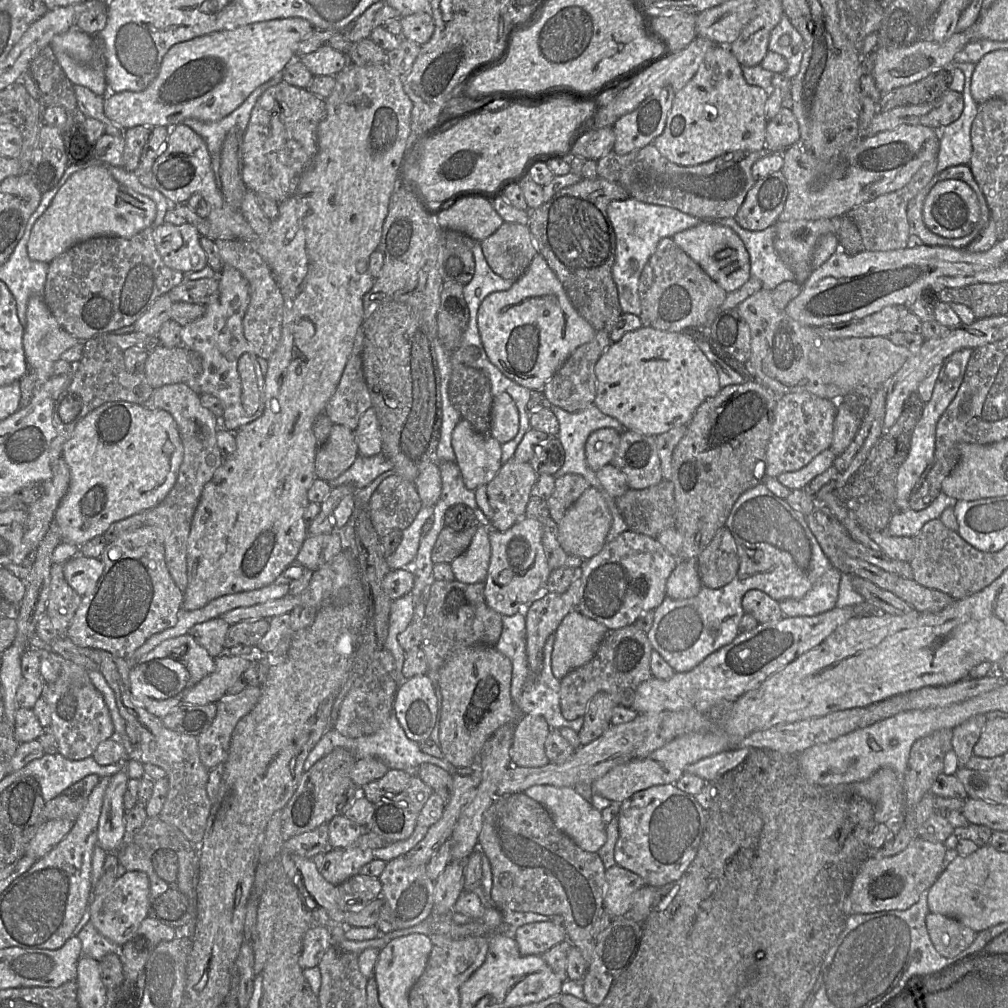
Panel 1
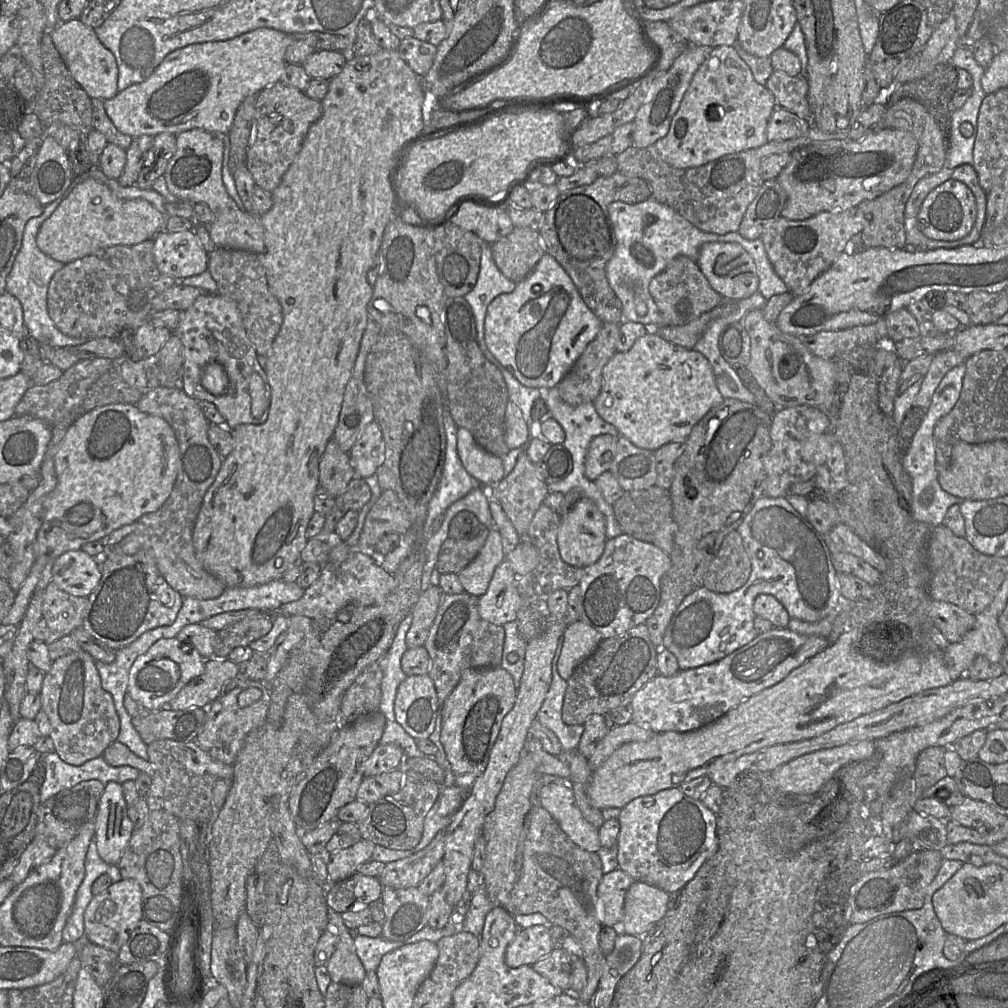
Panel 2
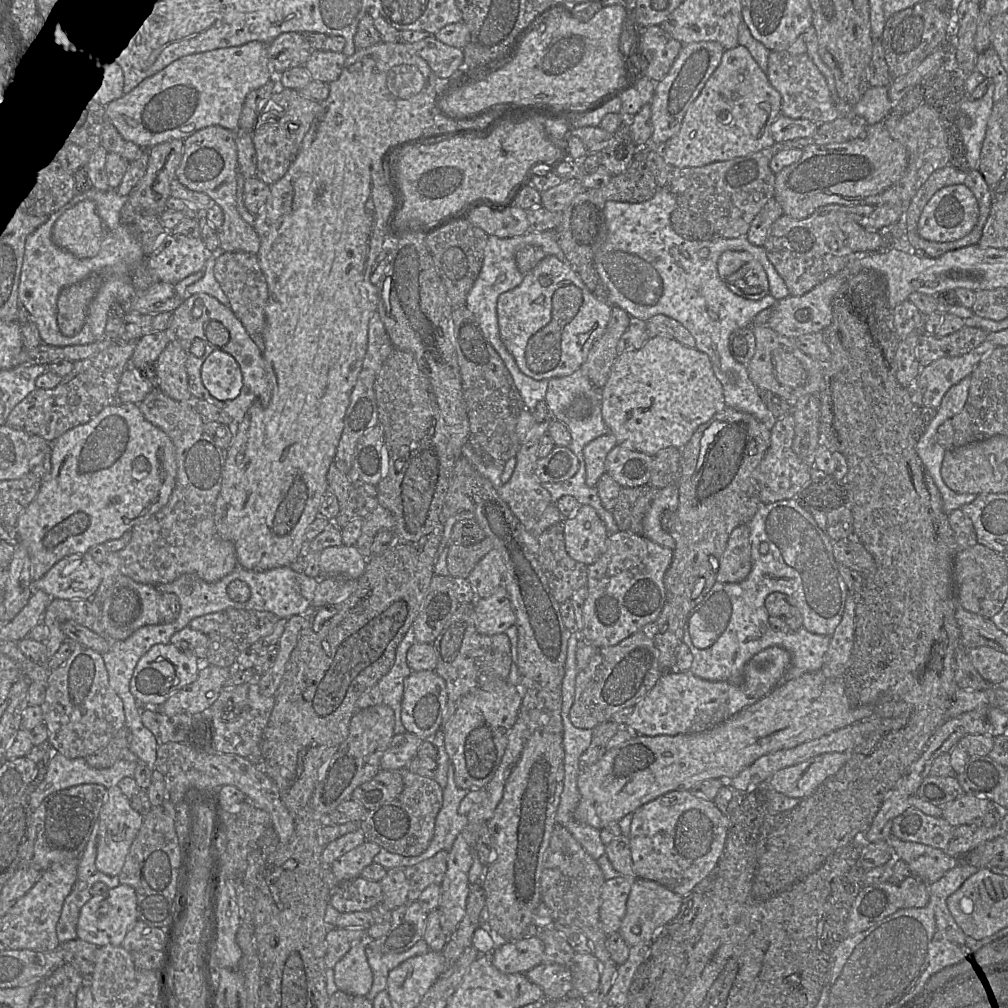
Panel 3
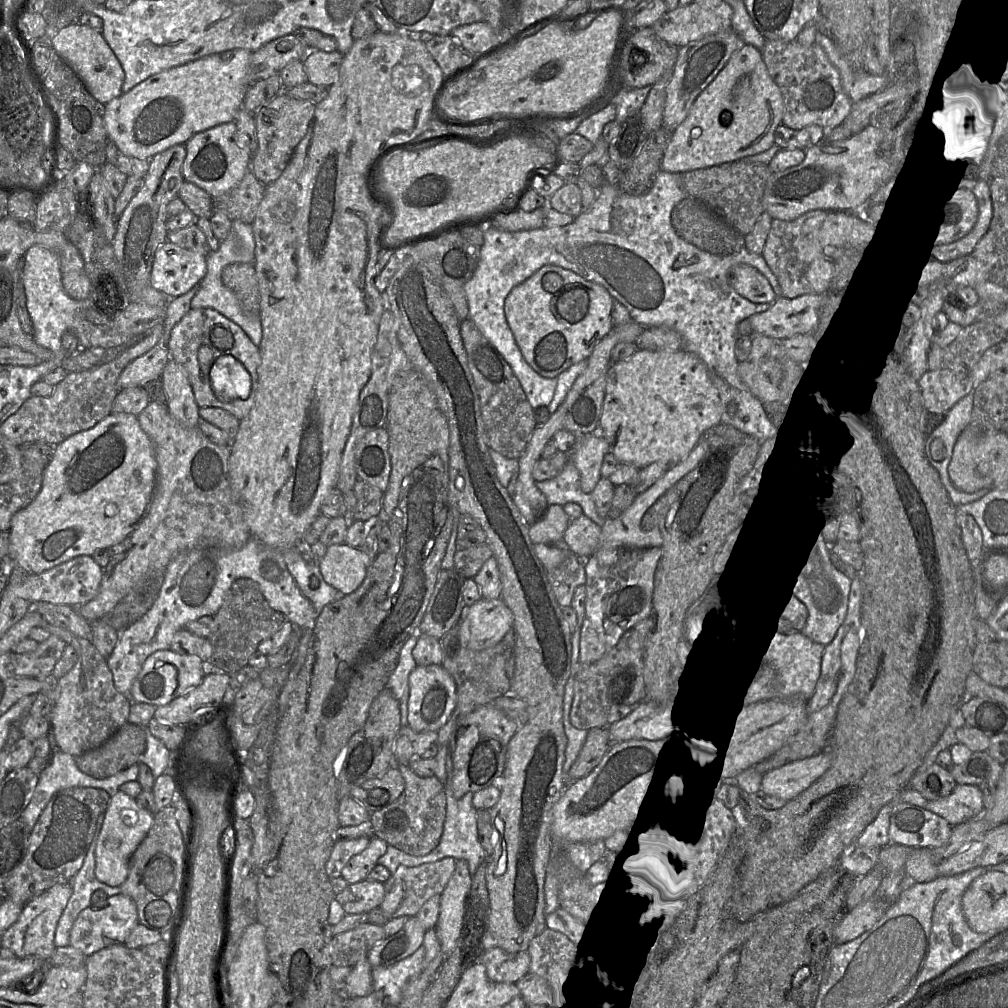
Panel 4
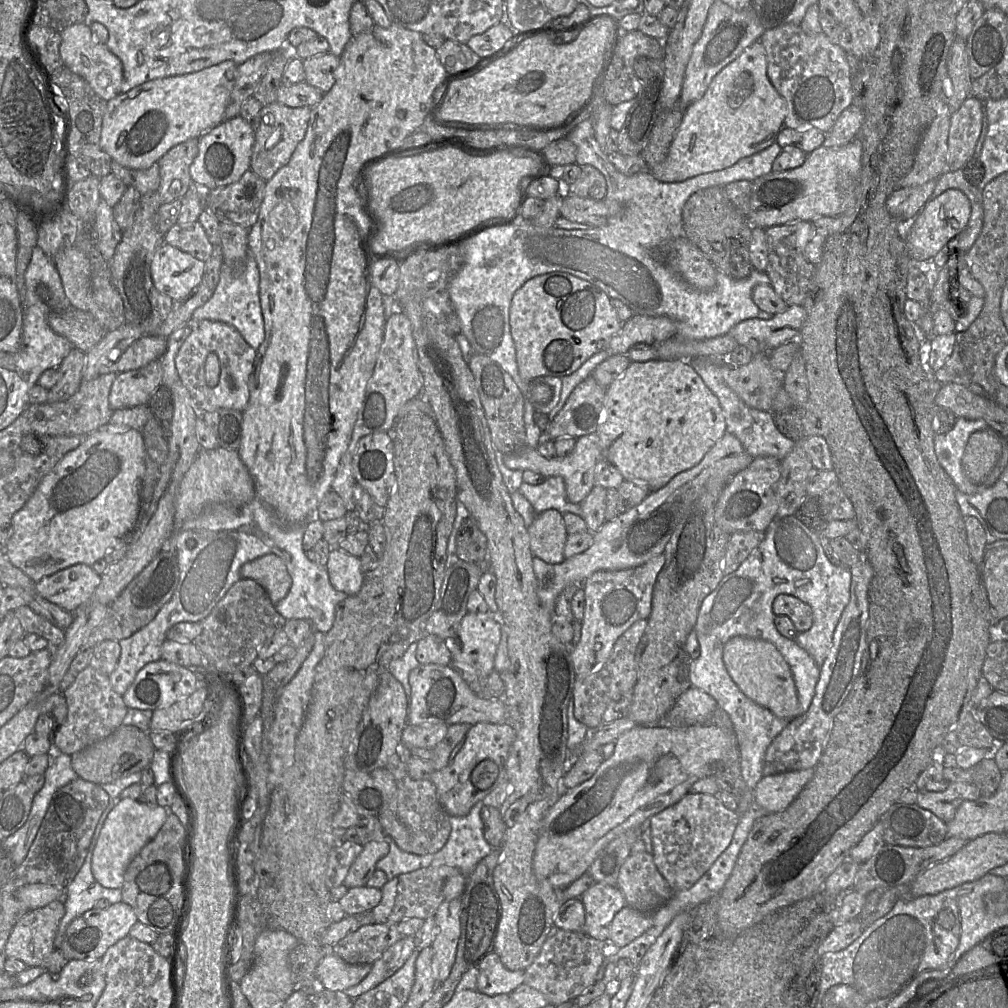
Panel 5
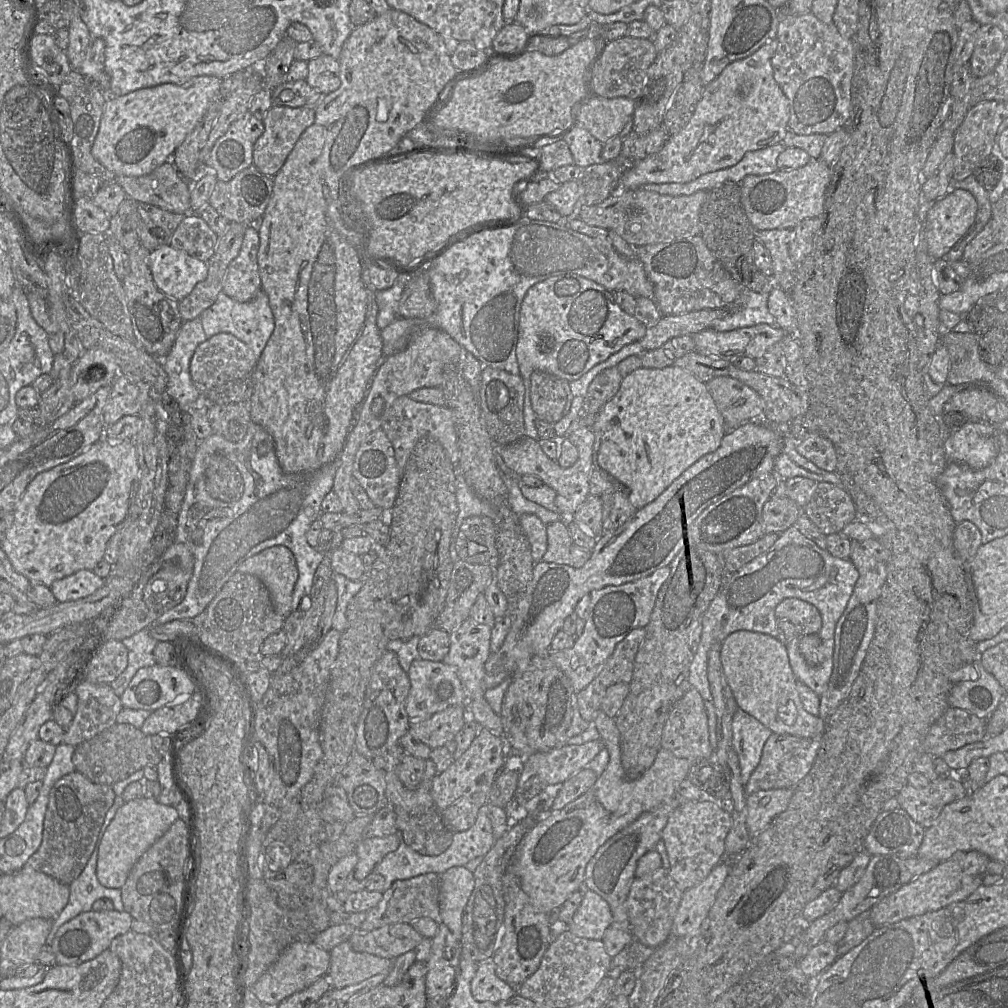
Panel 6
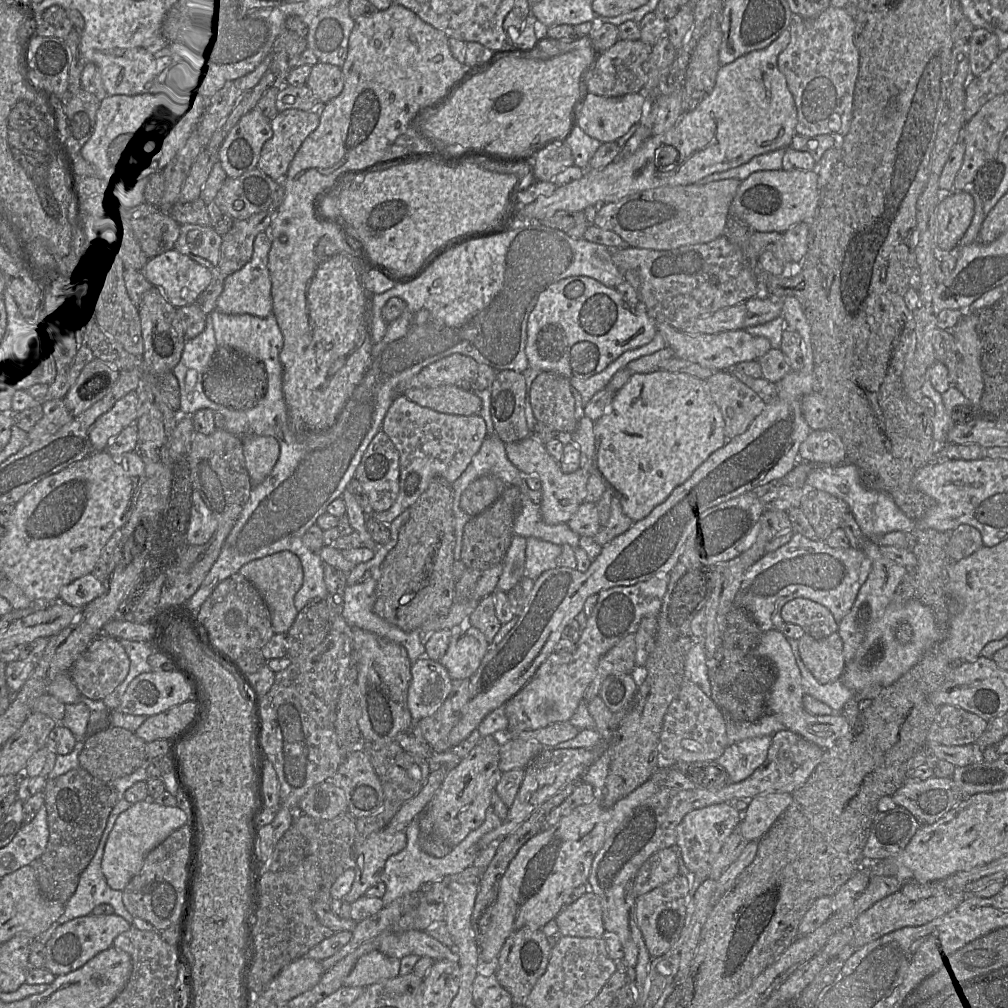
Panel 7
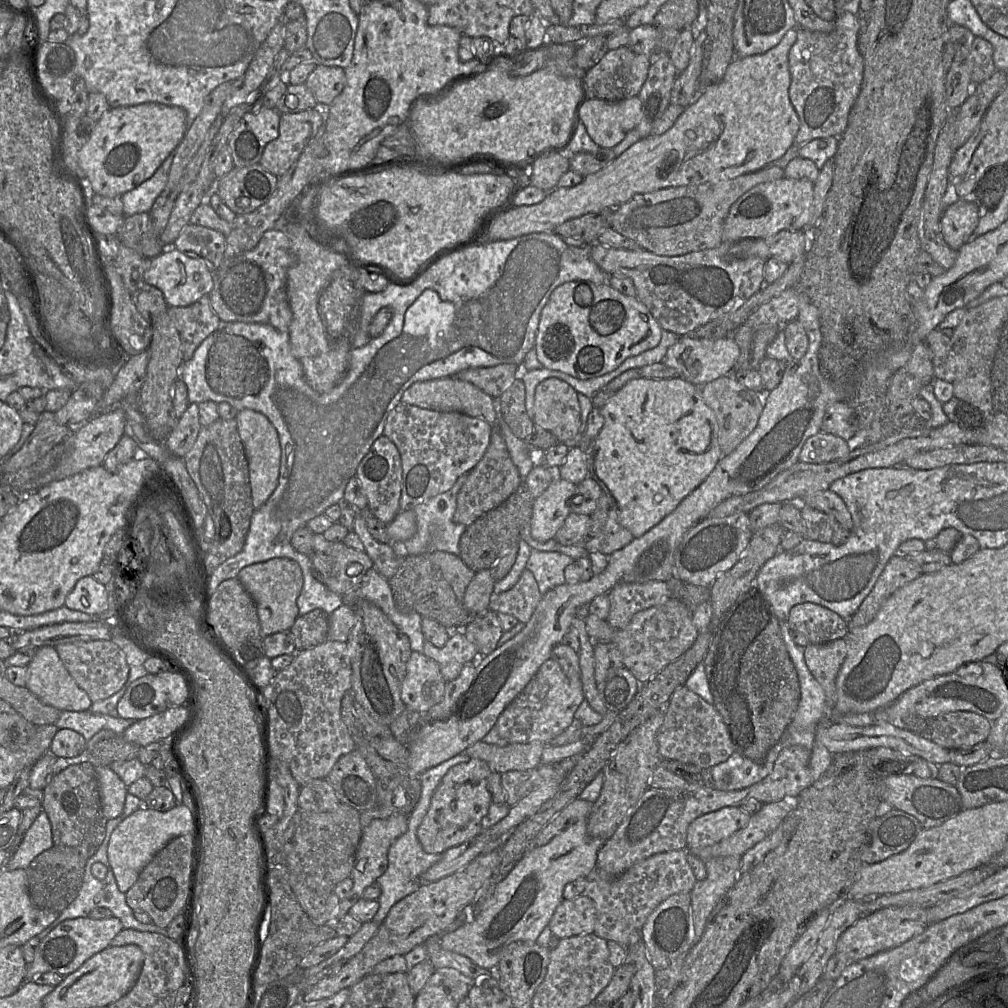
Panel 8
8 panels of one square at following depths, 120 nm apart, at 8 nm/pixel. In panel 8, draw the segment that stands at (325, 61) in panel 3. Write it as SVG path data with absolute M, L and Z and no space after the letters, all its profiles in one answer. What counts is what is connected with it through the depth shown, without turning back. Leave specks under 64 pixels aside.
M317 64L305 82L320 107L328 107L344 89L345 70L339 66Z

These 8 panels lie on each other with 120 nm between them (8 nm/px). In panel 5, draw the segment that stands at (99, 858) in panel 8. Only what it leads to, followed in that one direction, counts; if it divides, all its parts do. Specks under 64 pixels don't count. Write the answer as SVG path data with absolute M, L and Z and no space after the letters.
M120 798L109 800L109 803L103 811L93 833L85 861L72 882L65 889L65 895L63 898L65 914L60 920L57 928L57 933L53 942L55 948L61 948L65 931L71 921L84 912L94 908L96 901L101 898L106 898L111 904L122 901L120 888L105 888L95 880L92 874L92 855L100 831L109 812L119 800Z

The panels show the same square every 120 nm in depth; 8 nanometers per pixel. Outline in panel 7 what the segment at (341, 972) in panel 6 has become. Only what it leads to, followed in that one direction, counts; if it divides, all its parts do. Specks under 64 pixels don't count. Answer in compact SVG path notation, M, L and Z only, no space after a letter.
M379 951L369 952L359 958L344 980L346 987L367 987L399 975L400 960Z

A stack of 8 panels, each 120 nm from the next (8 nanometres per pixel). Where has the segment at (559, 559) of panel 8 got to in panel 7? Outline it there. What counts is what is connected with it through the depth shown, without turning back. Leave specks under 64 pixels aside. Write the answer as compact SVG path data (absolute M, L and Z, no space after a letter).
M526 538L525 576L536 580L543 572L557 567L561 546L538 538Z

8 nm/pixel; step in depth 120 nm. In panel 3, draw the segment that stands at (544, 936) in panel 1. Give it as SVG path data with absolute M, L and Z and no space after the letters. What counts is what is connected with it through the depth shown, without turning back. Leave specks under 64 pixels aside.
M537 936L506 942L496 947L489 955L492 964L507 974L525 974L542 963L544 944Z

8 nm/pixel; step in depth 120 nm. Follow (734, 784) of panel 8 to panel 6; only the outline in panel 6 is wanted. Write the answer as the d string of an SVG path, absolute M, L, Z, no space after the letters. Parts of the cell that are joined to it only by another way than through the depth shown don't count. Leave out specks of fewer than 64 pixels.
M738 709L732 721L732 743L739 760L741 781L746 784L759 765L772 731L747 712Z

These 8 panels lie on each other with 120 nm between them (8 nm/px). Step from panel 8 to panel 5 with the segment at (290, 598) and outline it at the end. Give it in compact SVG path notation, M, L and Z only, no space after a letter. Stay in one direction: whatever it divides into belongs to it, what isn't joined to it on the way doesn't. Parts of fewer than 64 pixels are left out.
M269 553L243 564L240 568L242 578L251 578L267 592L275 605L282 600L291 587L291 576L279 556Z

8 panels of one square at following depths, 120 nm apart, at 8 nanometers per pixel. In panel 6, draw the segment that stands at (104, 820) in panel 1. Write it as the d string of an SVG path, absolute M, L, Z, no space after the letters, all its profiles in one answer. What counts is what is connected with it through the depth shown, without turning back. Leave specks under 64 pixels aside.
M137 798L125 802L106 829L99 847L96 874L101 885L121 889L139 858L178 818L178 811L172 805L157 800Z

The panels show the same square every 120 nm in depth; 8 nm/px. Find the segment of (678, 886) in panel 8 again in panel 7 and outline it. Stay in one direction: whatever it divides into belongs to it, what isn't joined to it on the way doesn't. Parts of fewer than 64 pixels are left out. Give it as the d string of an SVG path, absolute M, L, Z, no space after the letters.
M673 848L662 849L650 856L639 869L633 885L635 897L669 882L680 875L680 867Z

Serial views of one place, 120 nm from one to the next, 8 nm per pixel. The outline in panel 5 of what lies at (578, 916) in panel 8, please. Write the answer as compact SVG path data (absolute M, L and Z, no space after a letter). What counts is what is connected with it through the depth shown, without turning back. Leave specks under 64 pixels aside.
M594 883L580 899L585 909L584 933L593 939L607 941L614 916L626 906L621 891L617 886Z

